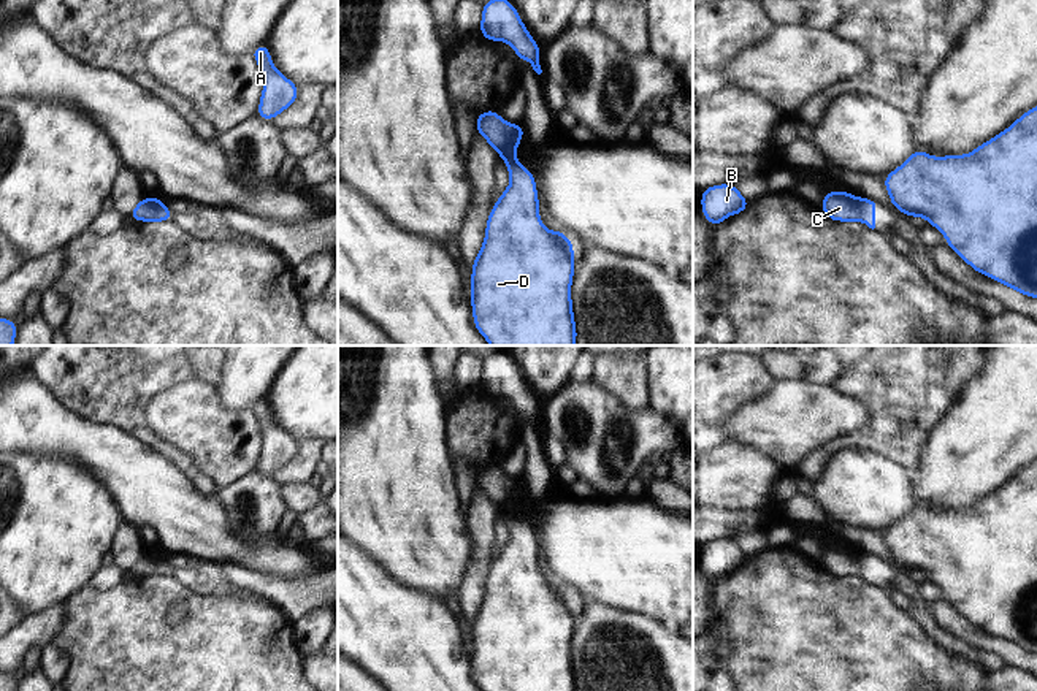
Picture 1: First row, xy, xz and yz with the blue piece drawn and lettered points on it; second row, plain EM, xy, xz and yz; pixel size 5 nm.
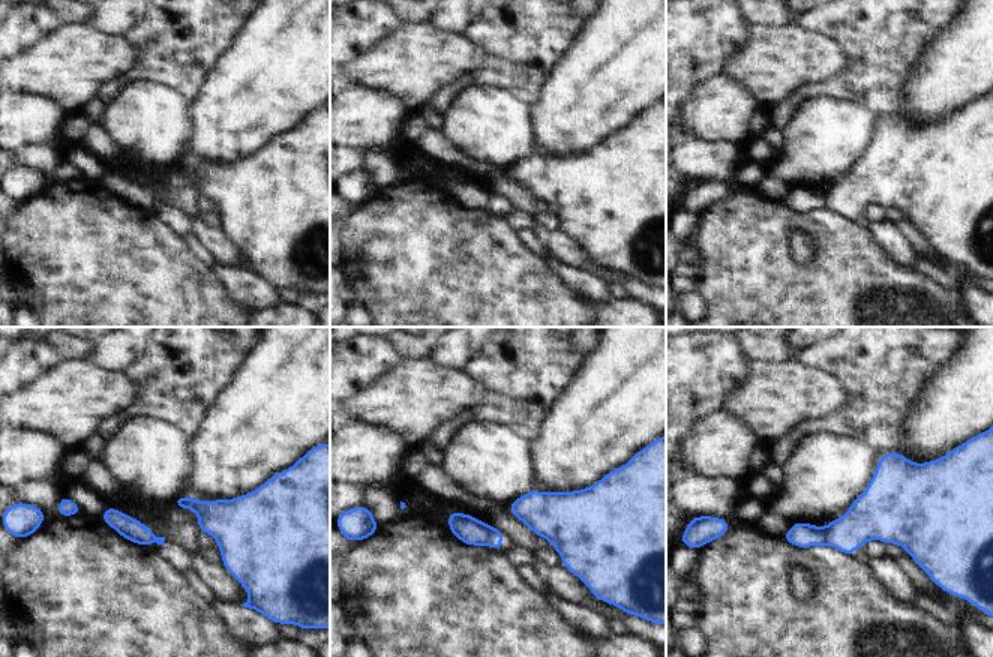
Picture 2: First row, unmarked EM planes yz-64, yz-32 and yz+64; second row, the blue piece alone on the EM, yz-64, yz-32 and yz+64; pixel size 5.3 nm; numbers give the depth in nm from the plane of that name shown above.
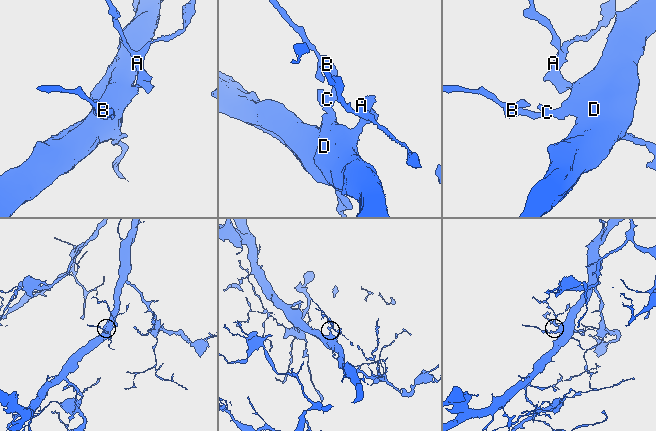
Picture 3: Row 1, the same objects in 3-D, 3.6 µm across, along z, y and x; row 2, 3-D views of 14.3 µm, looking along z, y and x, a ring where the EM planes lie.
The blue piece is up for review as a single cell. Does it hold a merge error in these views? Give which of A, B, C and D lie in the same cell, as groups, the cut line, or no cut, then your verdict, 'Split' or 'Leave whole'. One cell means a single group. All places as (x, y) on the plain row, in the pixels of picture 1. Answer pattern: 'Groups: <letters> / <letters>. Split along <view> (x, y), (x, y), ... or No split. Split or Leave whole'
Groups: A D / B C. Split along yz (855, 552), (860, 576). Split

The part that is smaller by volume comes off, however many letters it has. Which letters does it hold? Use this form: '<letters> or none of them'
B, C

